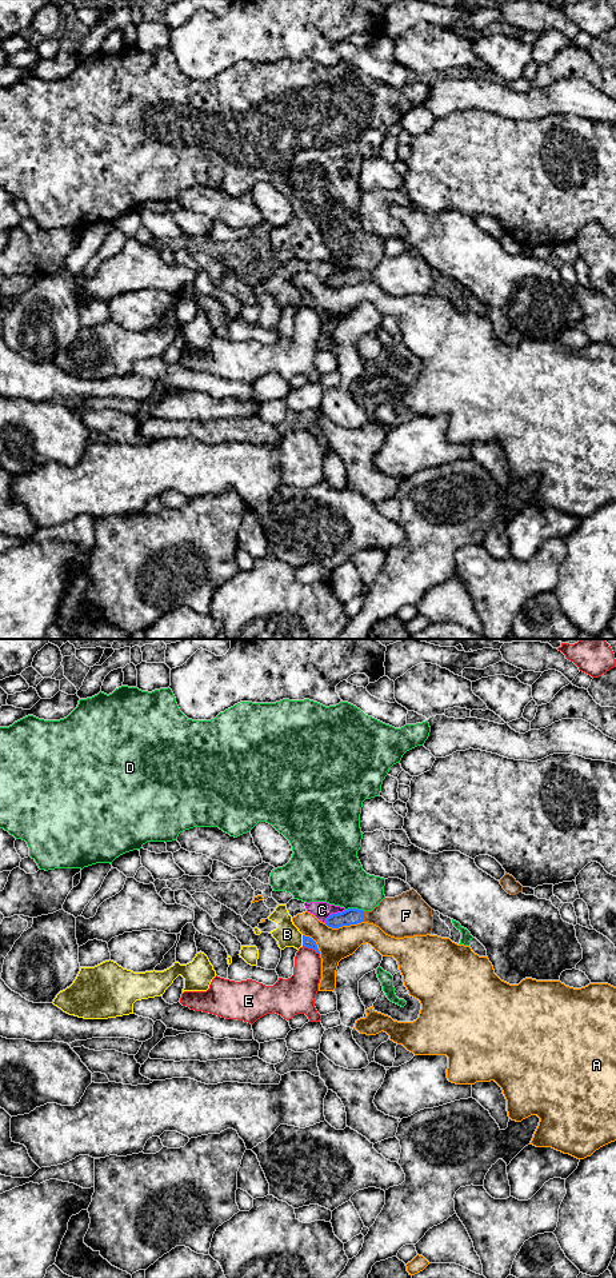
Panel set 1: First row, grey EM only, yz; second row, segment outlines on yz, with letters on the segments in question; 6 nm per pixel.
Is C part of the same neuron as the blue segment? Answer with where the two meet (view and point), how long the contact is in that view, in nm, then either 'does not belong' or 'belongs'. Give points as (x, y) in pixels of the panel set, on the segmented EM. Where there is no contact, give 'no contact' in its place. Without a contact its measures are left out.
contact yz (334, 914); length 150 nm; does not belong

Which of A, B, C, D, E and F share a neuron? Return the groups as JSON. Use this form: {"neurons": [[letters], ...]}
{"neurons": [["A"], ["B", "C"], ["D"], ["E"], ["F"]]}

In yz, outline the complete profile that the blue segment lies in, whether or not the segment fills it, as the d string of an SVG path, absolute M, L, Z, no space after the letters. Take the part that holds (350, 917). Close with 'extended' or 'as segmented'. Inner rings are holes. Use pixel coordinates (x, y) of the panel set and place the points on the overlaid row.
M412 888L395 898L384 898L372 911L348 908L332 914L325 924L332 928L368 922L395 938L427 935L433 928L432 908Z | extended

